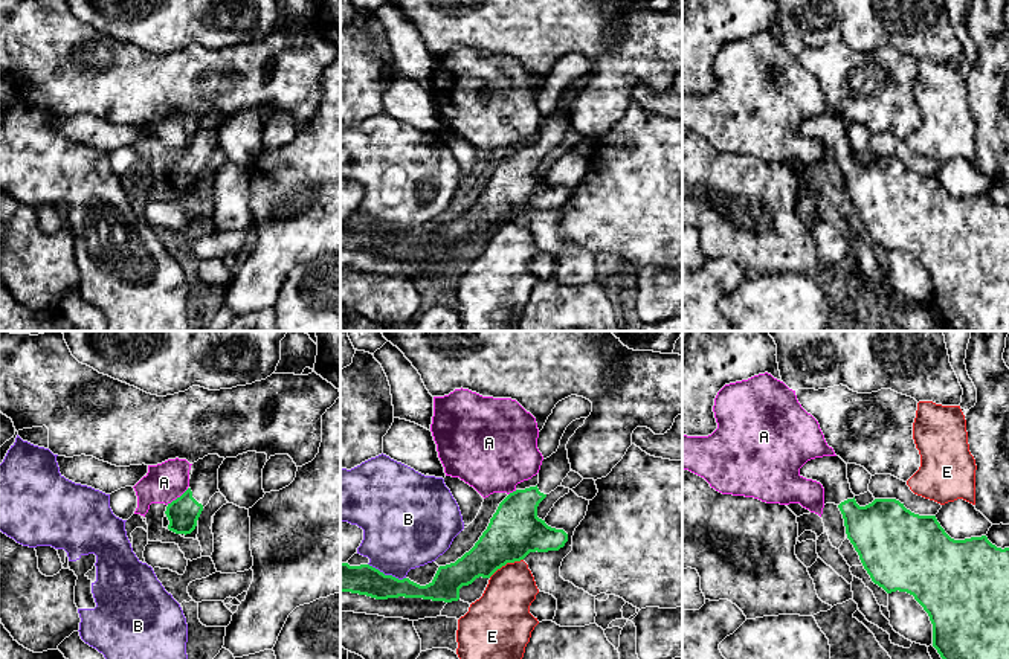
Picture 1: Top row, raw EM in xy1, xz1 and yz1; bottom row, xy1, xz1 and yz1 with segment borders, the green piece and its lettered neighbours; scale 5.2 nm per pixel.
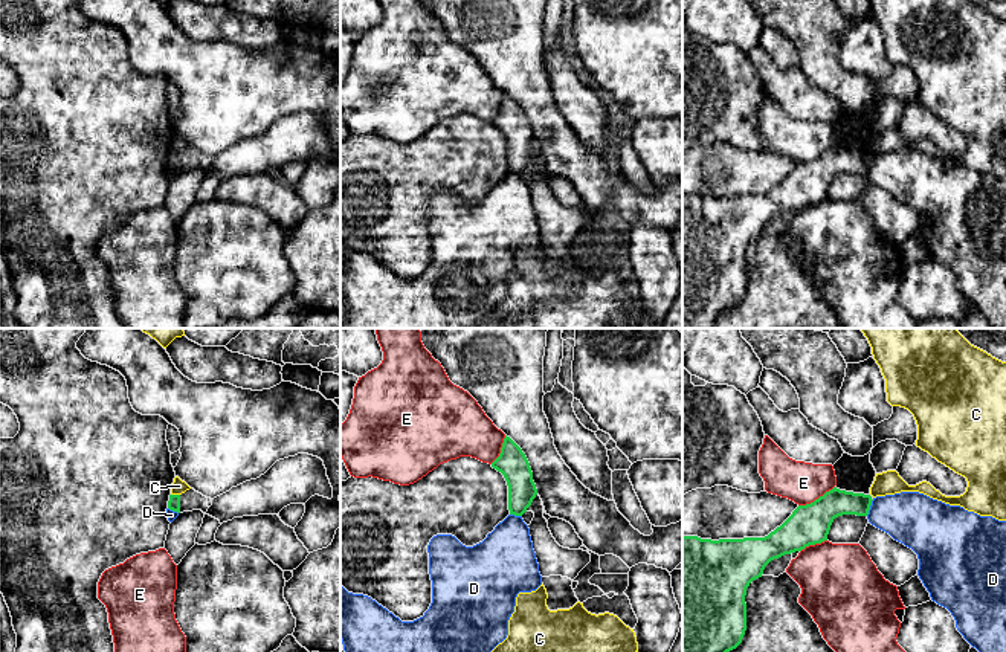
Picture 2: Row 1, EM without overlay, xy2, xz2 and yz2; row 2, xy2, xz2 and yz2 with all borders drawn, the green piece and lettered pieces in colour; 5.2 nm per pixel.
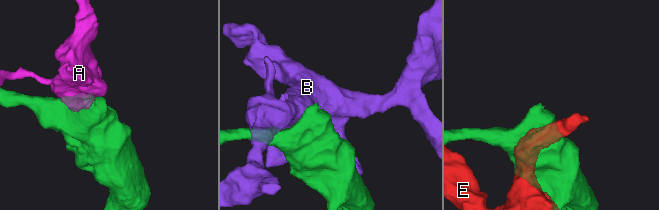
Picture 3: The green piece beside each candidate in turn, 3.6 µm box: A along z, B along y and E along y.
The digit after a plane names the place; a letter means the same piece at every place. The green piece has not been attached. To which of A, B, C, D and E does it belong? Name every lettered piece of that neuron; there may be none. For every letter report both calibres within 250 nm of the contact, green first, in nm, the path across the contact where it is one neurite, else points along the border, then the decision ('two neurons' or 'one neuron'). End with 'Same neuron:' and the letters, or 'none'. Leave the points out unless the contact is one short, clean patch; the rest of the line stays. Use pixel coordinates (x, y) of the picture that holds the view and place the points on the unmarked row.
A: 160/200 nm | along xy1 (188, 147), (167, 162) | two neurons
B: 160/420 nm | along xz1 (368, 221), (385, 232), (405, 237) | two neurons
C: 60/70 nm | along xy2 (171, 151), (179, 153) | two neurons
D: 150/280 nm | along yz2 (873, 158), (866, 173) | two neurons
E: 220/220 nm | two neurons
Same neuron: none

